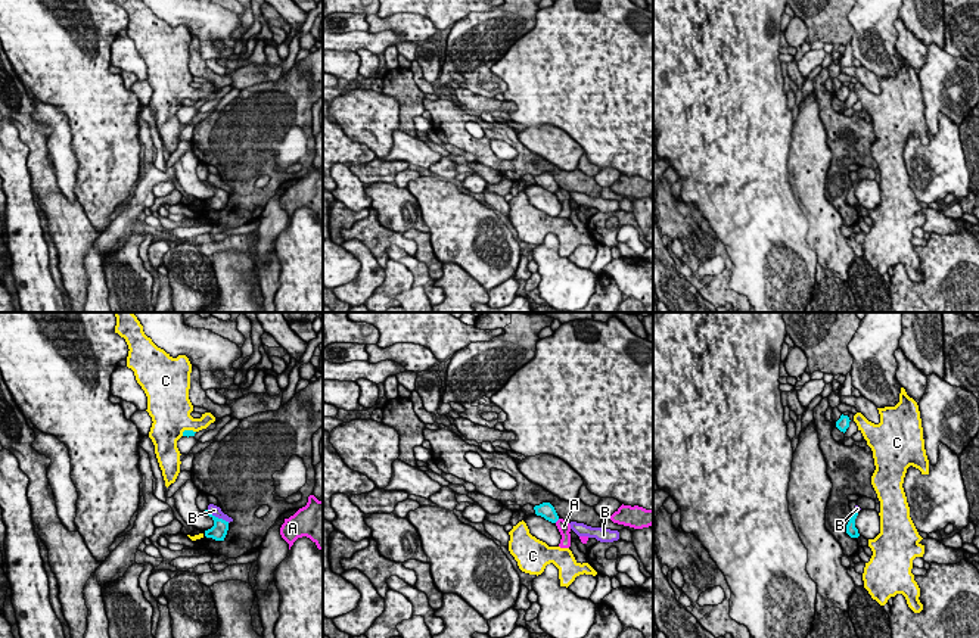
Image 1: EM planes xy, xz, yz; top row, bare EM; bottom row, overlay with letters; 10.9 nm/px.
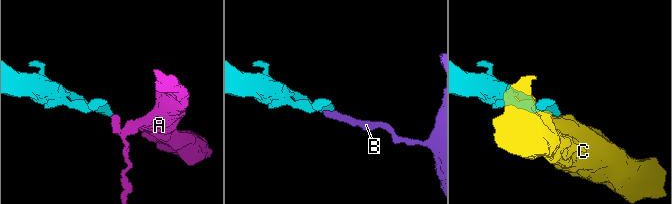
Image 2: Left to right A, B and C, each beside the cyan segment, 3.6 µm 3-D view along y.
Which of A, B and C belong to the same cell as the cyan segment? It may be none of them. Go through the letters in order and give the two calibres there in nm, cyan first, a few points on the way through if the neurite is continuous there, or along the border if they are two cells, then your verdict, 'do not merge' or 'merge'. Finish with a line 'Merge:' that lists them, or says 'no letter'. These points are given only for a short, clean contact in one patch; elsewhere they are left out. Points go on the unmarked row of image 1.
A: 170/140 nm | along xz (559, 189), (555, 192) | do not merge
B: 180/120 nm | along xy (207, 180), (229, 192) | do not merge
C: 70/420 nm | do not merge
Merge: no letter

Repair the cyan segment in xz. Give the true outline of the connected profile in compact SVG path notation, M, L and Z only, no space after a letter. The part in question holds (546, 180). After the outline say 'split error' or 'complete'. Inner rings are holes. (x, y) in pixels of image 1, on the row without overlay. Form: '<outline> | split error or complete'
M543 172L540 175L535 175L534 180L537 186L541 186L551 193L556 193L559 190L557 183L550 172Z | complete

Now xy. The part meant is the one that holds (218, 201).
M205 180L203 184L209 186L214 190L214 196L205 200L205 206L215 211L224 211L229 200L229 192L212 186L208 180Z | complete

